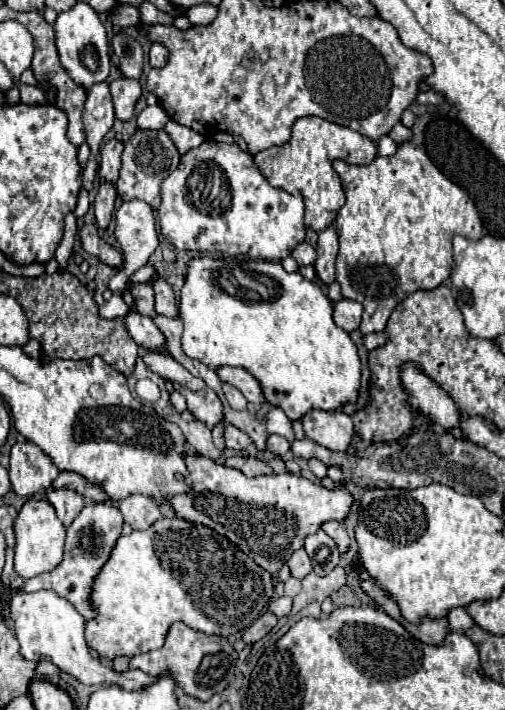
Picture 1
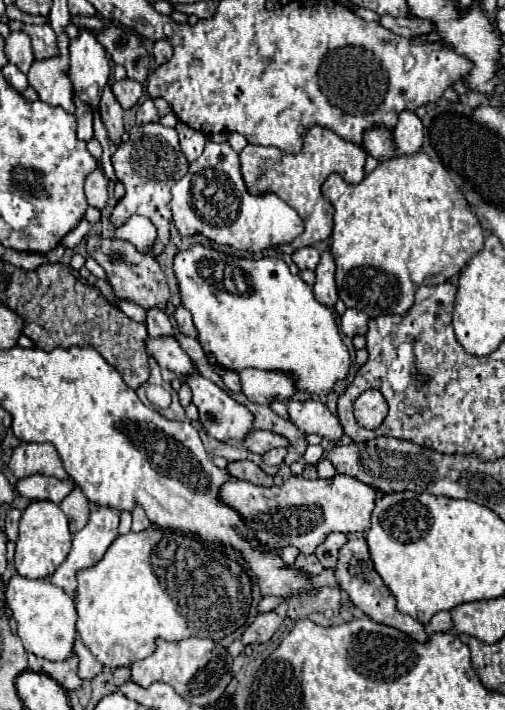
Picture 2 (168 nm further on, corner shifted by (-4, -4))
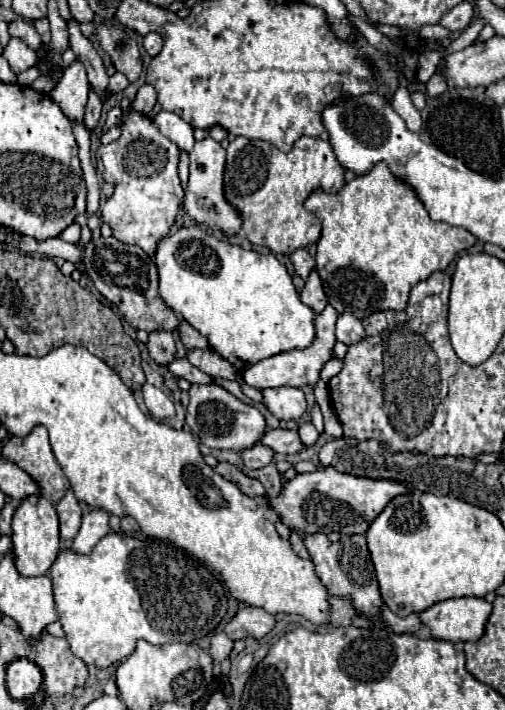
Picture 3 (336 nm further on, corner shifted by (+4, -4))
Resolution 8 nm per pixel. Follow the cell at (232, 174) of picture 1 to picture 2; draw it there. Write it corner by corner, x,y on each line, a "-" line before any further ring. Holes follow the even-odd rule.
207,142
203,154
189,164
189,172
171,188
169,208
173,222
183,238
203,234
215,244
225,244
245,252
275,250
291,244
303,230
305,222
277,194
251,194
243,182
239,154
229,142

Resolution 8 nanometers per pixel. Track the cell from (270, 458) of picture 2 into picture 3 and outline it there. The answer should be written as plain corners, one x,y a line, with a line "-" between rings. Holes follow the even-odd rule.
255,444
249,450
241,452
241,460
247,468
263,468
273,460
273,450
263,444

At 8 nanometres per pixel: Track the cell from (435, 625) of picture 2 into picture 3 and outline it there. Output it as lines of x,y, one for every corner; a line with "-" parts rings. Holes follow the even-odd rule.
385,604
381,606
381,622
383,622
383,624
387,624
387,626
389,626
393,632
397,632
397,634
415,632
415,630
419,630
419,626
421,626
421,622
419,622
419,616
417,616
417,614
411,614
411,616
401,618
401,616
393,614

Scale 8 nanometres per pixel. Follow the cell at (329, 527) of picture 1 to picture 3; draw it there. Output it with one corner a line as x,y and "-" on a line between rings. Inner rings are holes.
315,532
315,534
307,534
303,536
303,542
309,550
309,556
315,564
315,574
317,578
323,582
323,586
329,590
329,594
333,596
349,596
351,602
355,604
355,608
369,620
379,622
379,610
381,610
381,594
379,594
379,584
375,578
375,570
373,570
373,562
369,558
369,550
367,550
367,542
365,536
361,534
353,534
347,536
339,542
329,542
325,534

